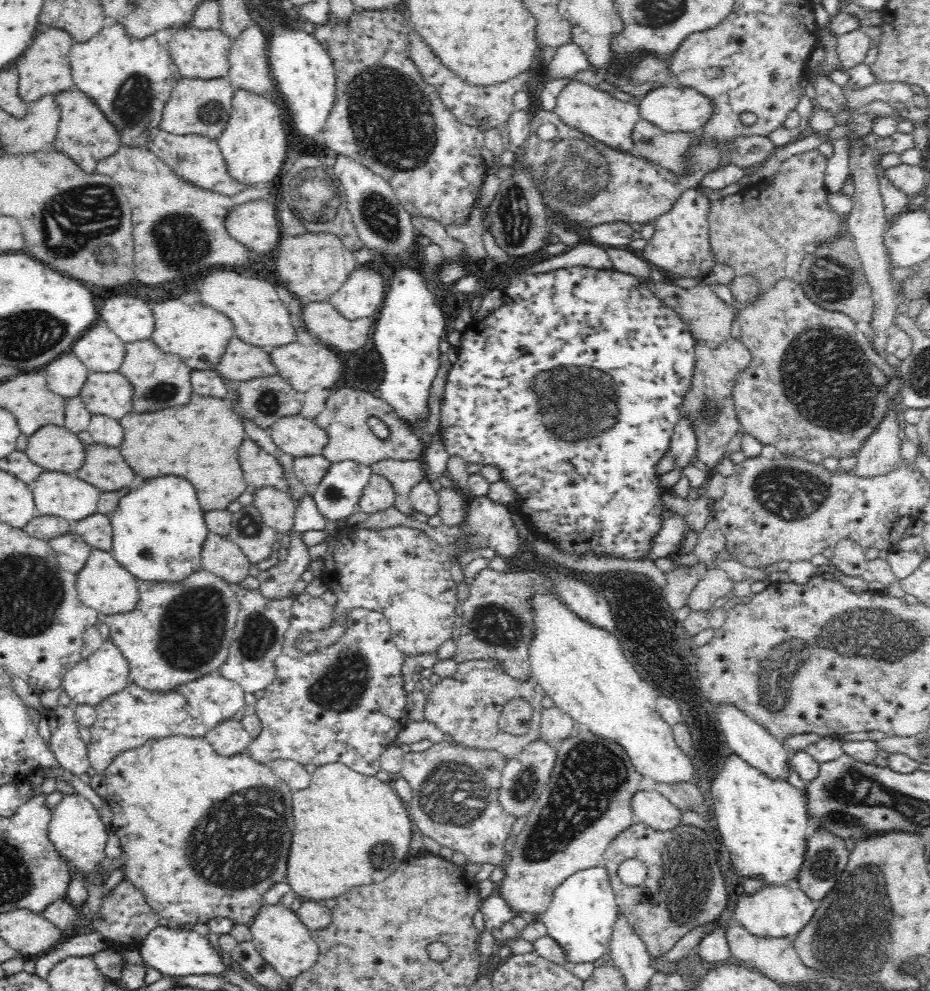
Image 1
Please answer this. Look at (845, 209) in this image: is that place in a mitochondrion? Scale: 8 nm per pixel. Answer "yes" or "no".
no

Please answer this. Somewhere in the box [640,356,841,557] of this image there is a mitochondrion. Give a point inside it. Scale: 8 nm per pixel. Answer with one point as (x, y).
(792, 494)

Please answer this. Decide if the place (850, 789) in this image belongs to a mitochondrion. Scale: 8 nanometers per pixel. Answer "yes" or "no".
yes

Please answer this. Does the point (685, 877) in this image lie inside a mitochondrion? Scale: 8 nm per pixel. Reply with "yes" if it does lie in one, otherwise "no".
yes

